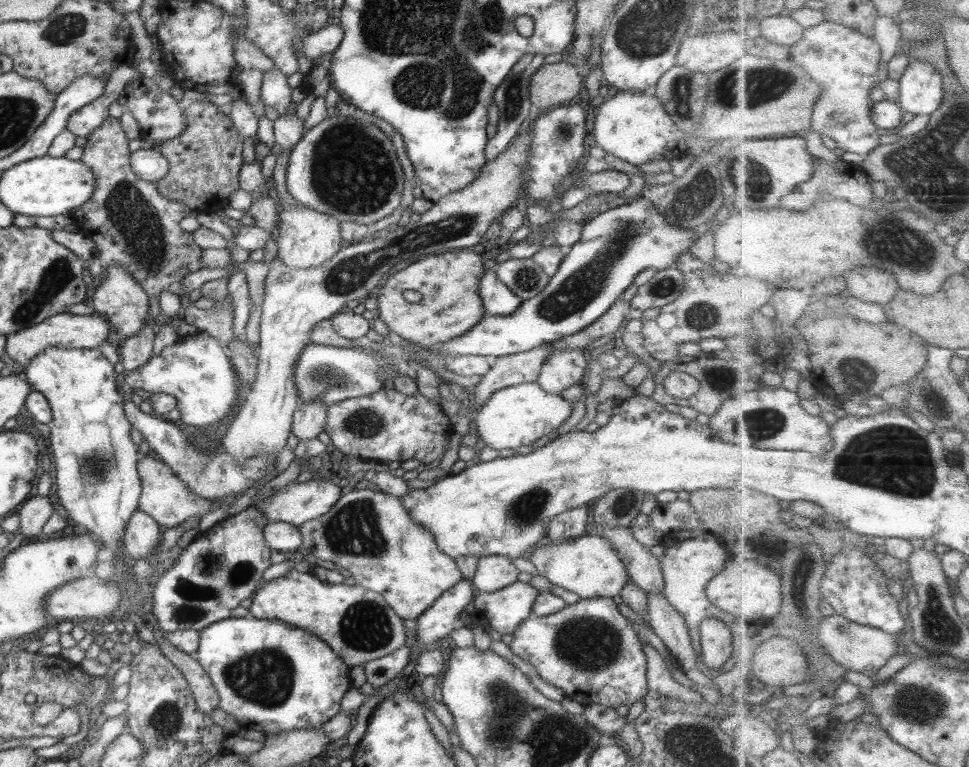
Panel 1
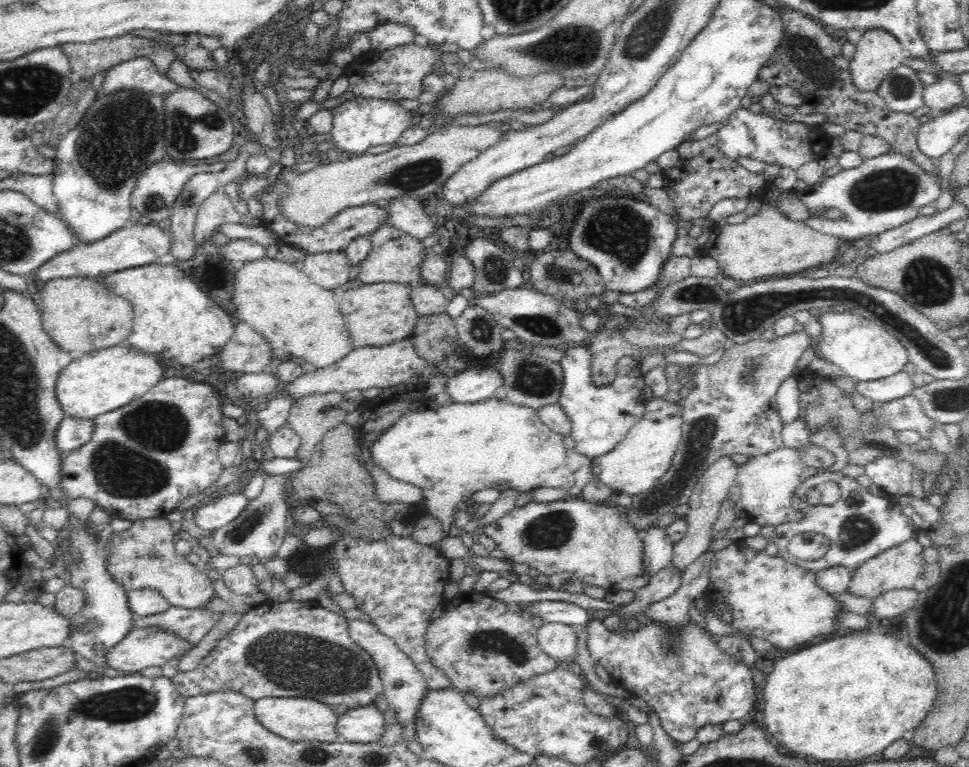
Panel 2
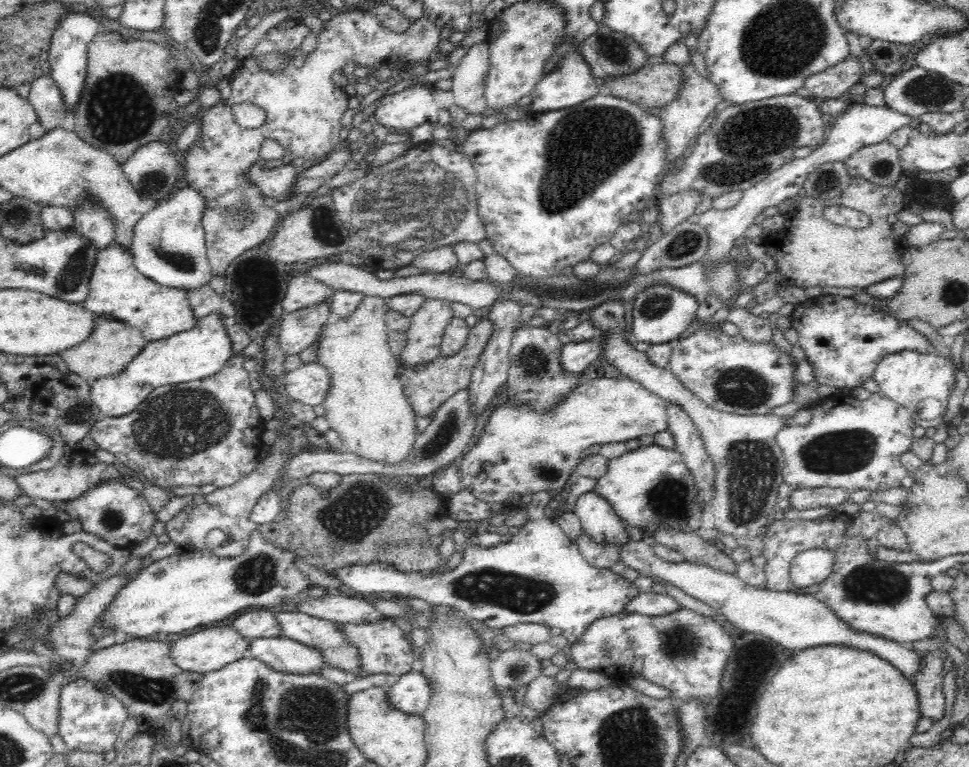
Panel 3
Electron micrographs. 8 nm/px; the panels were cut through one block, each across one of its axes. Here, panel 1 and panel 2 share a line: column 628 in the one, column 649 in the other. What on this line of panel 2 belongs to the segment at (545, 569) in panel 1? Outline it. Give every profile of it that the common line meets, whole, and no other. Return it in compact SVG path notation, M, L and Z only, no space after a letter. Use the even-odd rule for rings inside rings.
M577 498L557 500L549 503L530 501L524 506L514 508L506 516L488 524L483 531L496 544L496 548L506 555L511 563L527 564L541 580L546 580L558 572L577 575L584 584L602 587L610 594L623 591L638 591L648 586L649 574L643 572L644 544L641 533L628 523L625 516L612 503L593 503Z

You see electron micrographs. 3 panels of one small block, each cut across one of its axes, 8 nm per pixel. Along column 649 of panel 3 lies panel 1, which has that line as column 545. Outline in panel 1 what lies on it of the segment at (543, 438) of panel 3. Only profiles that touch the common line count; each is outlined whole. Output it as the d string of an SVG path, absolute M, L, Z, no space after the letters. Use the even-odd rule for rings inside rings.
M538 381L524 383L521 385L506 387L497 390L490 396L488 401L484 403L481 410L474 416L472 423L476 423L478 437L484 441L485 446L495 448L496 450L506 450L511 448L515 450L520 446L532 445L536 440L552 433L556 428L560 428L568 418L572 415L571 401L567 401L560 394L550 394L542 387L538 386Z

